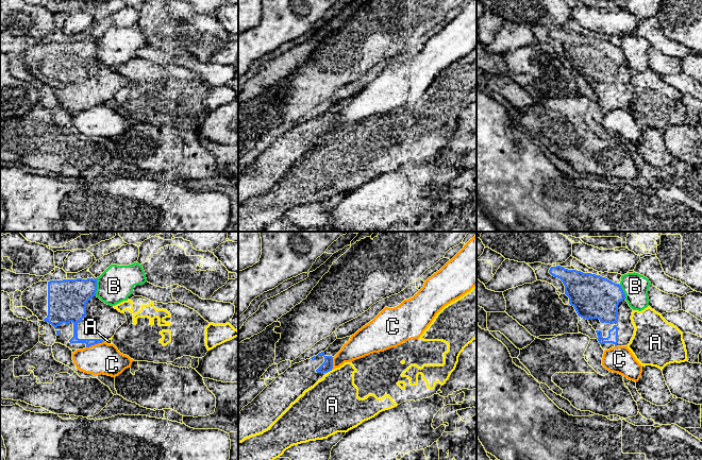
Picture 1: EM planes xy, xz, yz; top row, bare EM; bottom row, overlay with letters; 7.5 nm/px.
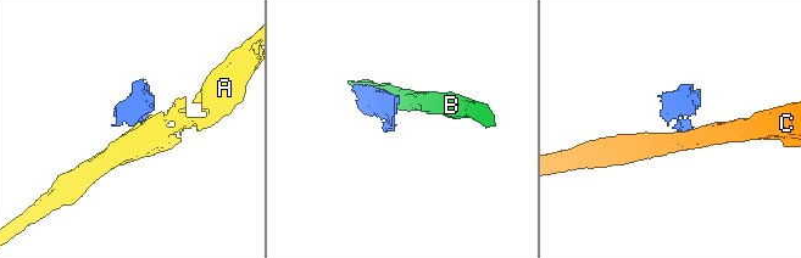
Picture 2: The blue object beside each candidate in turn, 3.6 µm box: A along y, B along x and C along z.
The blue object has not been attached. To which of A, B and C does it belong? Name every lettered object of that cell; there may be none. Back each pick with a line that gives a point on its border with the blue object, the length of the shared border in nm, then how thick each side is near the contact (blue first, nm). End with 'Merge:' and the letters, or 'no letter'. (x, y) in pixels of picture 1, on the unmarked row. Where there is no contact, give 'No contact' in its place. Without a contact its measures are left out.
Merge: no letter

